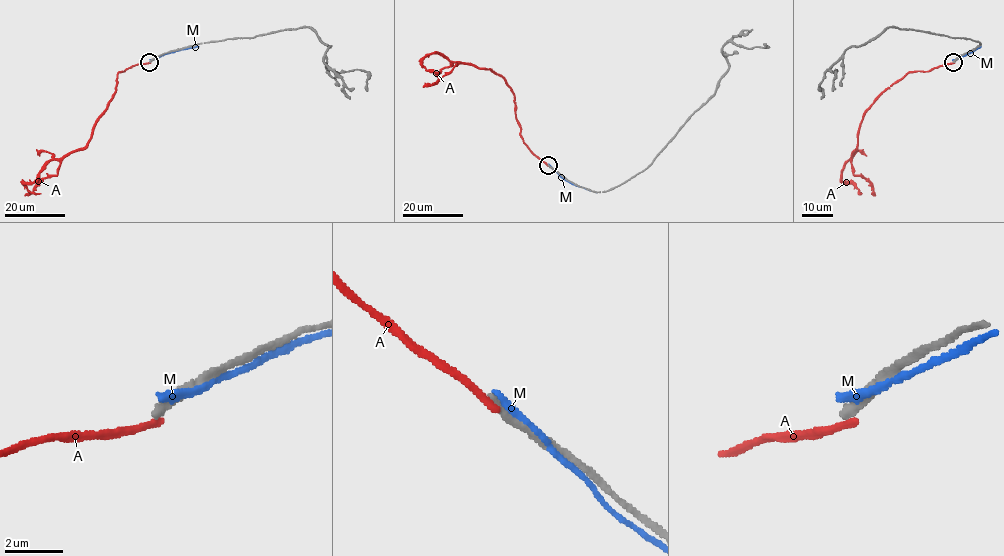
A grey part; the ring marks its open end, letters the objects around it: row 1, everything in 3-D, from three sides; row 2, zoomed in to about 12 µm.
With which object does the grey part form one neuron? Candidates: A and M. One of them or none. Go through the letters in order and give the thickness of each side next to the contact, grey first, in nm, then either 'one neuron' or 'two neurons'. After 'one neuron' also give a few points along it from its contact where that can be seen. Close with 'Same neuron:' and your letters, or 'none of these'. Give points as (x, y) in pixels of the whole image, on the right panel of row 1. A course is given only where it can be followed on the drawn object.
A: 320 nm thick on the grey side, 280 nm on the other; two neurons
M: 320 nm thick on the grey side, 200 nm on the other; two neurons
Same neuron: none of these

